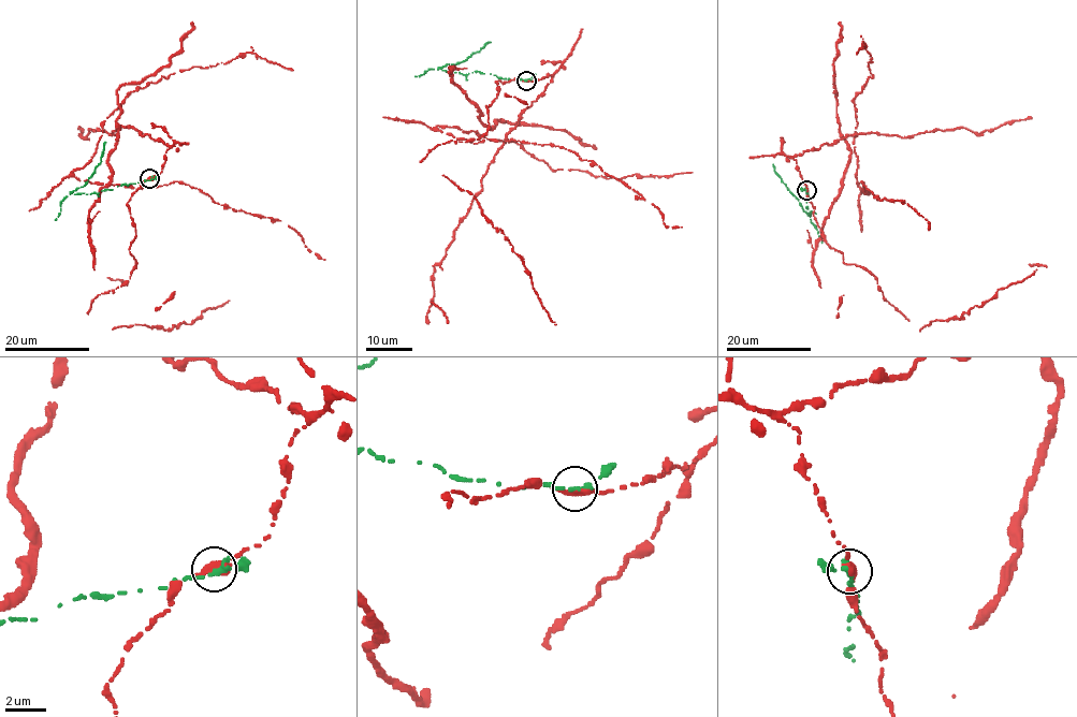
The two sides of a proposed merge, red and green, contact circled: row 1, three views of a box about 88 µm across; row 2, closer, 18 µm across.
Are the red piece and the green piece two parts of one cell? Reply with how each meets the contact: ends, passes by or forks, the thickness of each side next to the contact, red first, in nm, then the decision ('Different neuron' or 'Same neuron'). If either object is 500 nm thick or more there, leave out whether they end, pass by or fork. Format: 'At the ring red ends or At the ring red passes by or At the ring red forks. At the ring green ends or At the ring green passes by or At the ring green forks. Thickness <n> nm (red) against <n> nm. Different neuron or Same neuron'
Thickness 500 nm (red) against 240 nm. Different neuron

